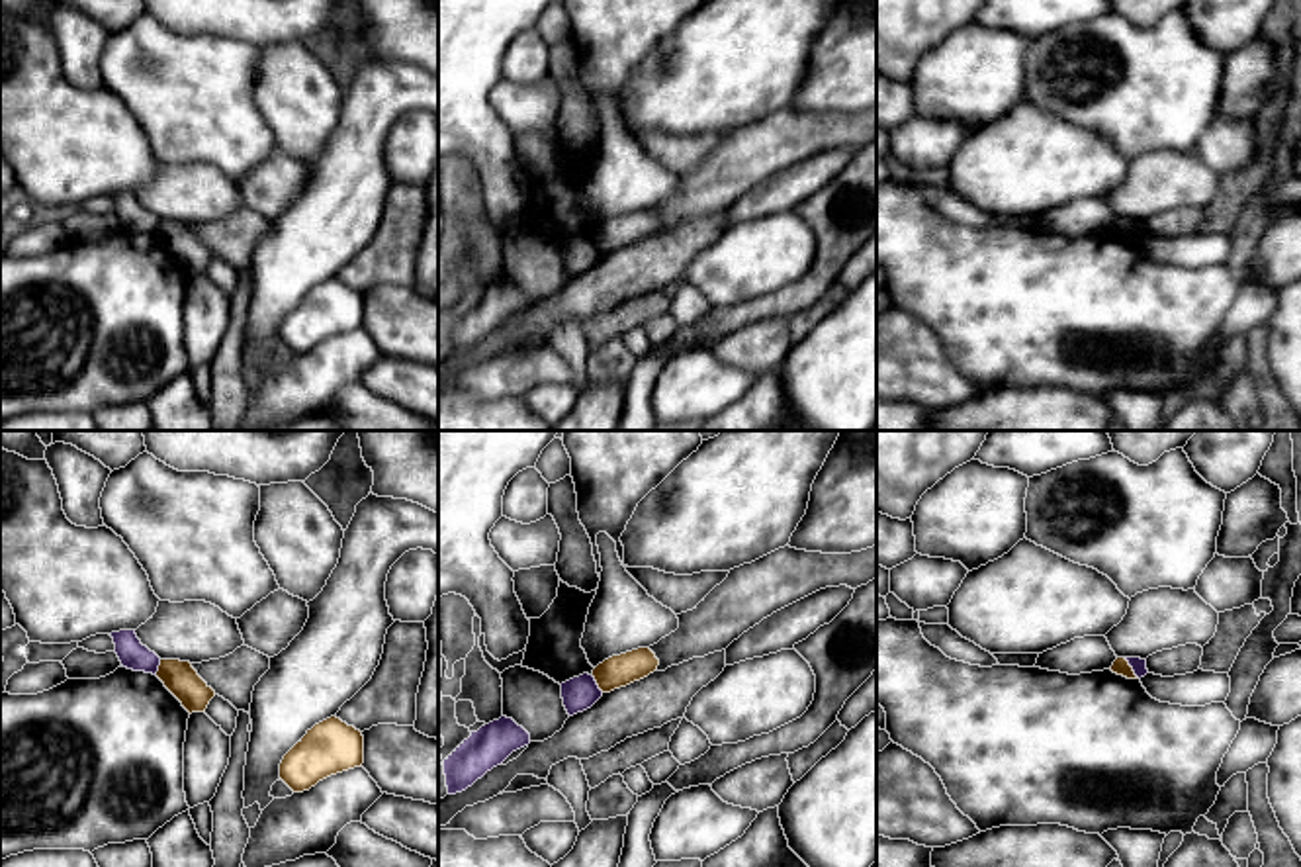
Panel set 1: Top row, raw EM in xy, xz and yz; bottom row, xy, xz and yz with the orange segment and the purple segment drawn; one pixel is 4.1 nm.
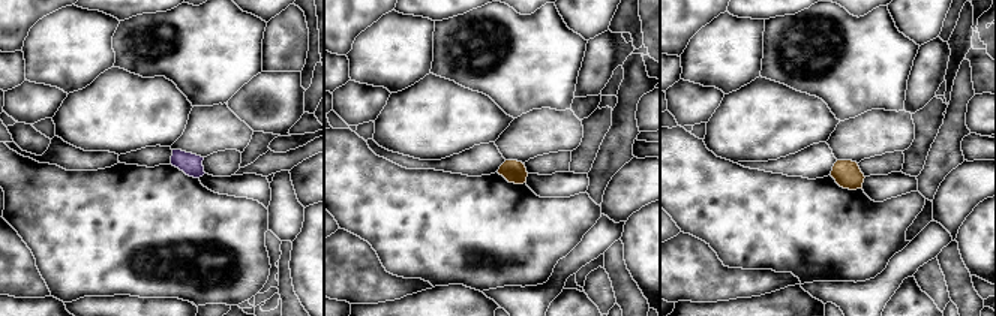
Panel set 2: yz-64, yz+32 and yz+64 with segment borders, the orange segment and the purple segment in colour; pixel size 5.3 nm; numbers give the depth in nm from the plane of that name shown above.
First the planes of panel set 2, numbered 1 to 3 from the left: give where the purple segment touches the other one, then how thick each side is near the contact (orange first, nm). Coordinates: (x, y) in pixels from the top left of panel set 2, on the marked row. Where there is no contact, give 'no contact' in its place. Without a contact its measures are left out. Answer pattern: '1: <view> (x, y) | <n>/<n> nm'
1: no contact
2: no contact
3: no contact

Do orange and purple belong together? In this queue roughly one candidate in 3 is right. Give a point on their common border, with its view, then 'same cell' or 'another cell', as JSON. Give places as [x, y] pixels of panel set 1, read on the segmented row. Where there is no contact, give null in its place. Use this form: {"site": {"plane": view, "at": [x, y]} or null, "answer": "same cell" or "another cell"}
{"site": {"plane": "yz", "at": [1131, 668]}, "answer": "another cell"}

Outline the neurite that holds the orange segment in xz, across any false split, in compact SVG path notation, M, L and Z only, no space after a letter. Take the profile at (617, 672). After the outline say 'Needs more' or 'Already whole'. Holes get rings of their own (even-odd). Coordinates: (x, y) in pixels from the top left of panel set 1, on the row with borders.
M638 648L612 656L593 669L593 677L603 693L626 687L653 673L659 660L650 648Z. Already whole

